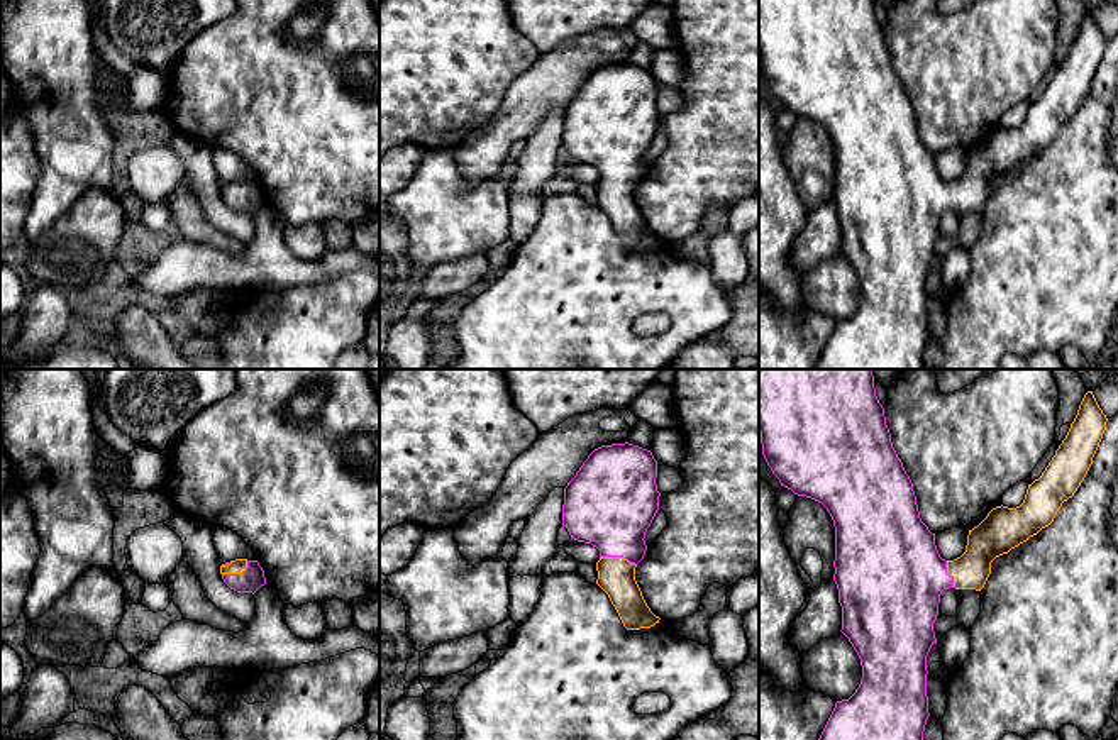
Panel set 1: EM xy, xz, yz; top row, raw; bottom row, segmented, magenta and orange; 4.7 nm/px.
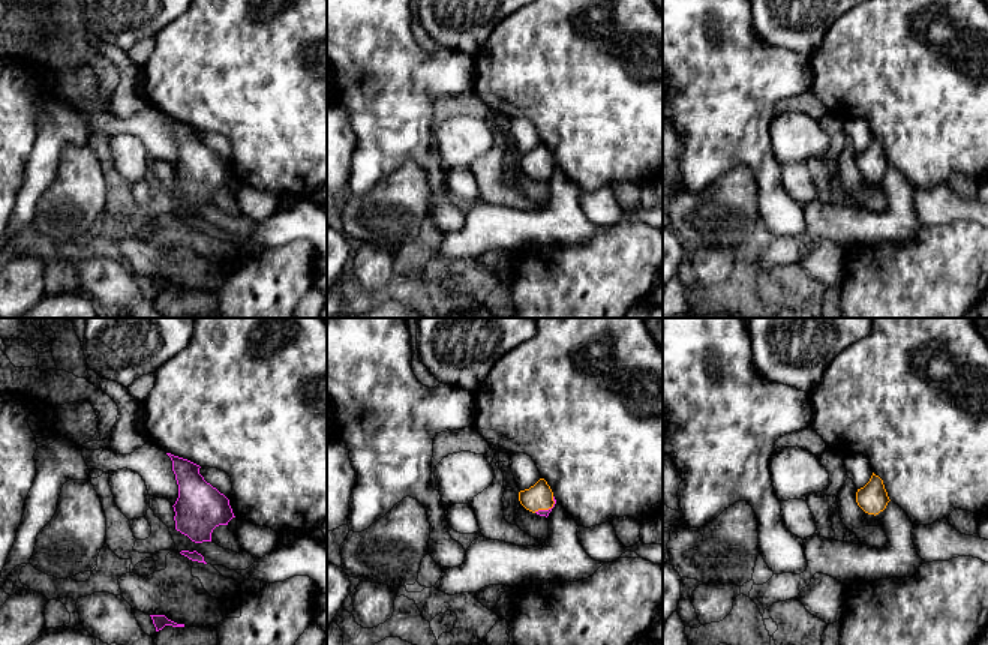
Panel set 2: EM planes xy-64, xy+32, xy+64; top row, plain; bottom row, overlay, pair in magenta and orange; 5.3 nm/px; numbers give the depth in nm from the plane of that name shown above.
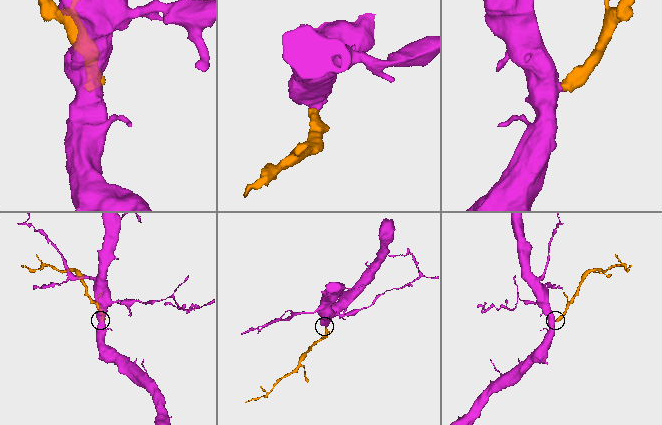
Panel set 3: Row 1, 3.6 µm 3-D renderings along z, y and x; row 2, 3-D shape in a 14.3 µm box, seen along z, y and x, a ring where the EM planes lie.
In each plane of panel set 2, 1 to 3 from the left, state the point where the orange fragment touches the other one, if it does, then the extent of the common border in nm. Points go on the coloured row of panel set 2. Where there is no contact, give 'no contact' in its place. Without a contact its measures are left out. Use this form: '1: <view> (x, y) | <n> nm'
1: no contact
2: xy+32 (549, 509) | 140 nm
3: no contact

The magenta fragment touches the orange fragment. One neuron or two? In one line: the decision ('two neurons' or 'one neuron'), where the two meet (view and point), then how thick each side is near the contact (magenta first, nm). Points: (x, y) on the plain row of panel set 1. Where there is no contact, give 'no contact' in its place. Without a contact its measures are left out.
one neuron | xz (619, 176) | 420/180 nm

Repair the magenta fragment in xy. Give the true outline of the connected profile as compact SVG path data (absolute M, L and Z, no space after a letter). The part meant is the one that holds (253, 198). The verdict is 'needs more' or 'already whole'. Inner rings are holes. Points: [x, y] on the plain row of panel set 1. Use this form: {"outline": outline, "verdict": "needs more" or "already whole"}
{"outline": "M235 179L220 186L224 203L237 213L256 213L266 205L264 191L257 181Z", "verdict": "needs more"}

